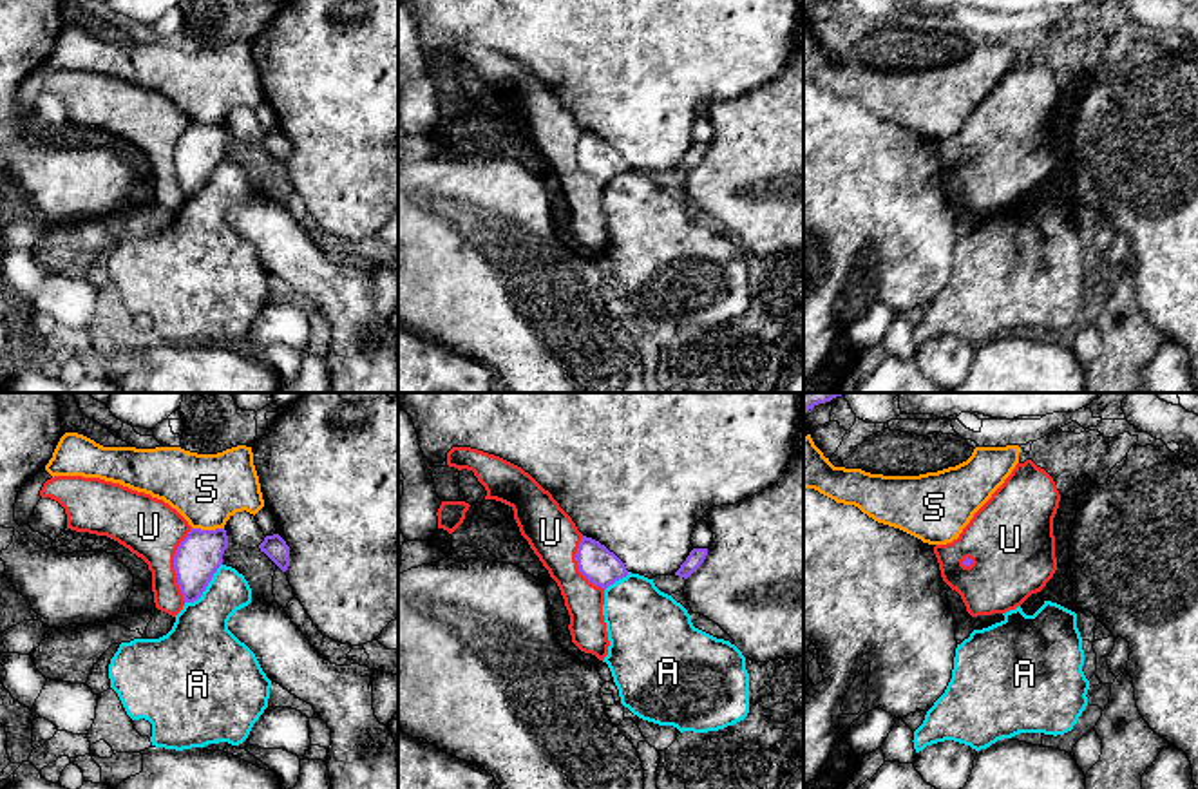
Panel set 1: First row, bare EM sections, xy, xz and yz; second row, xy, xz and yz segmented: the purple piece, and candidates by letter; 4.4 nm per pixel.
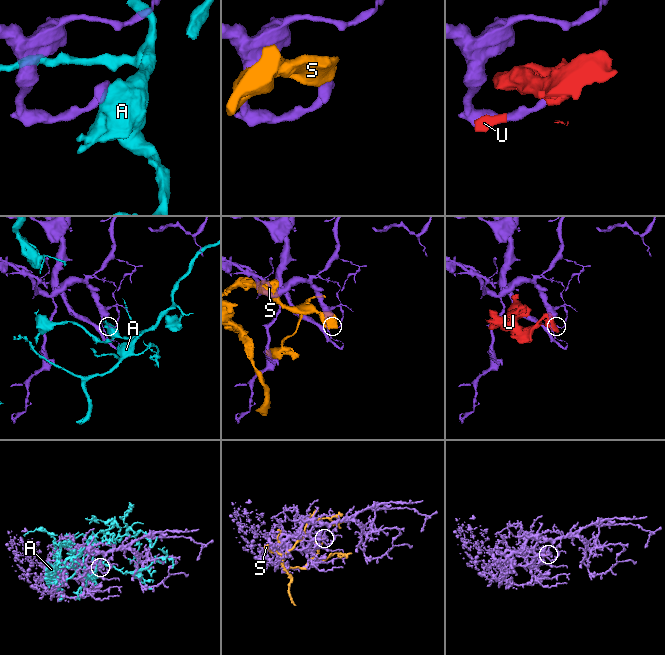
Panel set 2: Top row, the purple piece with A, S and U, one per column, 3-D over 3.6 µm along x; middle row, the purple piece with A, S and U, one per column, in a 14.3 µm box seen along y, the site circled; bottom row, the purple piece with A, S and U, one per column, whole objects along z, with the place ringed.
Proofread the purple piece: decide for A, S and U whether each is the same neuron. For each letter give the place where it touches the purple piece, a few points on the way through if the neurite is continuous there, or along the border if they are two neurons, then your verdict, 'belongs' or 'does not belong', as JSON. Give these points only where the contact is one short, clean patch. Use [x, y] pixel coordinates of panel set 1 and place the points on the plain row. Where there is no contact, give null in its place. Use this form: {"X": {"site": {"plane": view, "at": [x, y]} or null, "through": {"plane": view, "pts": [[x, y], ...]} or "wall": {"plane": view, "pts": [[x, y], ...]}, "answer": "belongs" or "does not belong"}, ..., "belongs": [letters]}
{"A": {"site": {"plane": "xy", "at": [207, 180]}, "wall": {"plane": "xy", "pts": [[221, 158], [207, 183], [196, 194], [185, 198]]}, "answer": "does not belong"}, "S": {"site": {"plane": "xy", "at": [209, 125]}, "answer": "does not belong"}, "U": {"site": {"plane": "xy", "at": [174, 160]}, "wall": {"plane": "xy", "pts": [[190, 122], [174, 151], [174, 169], [183, 196]]}, "answer": "does not belong"}, "belongs": []}

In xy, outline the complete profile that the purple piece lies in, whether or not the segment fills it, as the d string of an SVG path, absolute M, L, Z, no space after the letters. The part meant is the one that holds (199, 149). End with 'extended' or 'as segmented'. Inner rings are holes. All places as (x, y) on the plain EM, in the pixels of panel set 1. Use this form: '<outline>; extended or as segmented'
M190 123L174 150L174 165L185 197L194 197L203 190L214 168L223 159L226 143L228 130L224 123Z; as segmented

